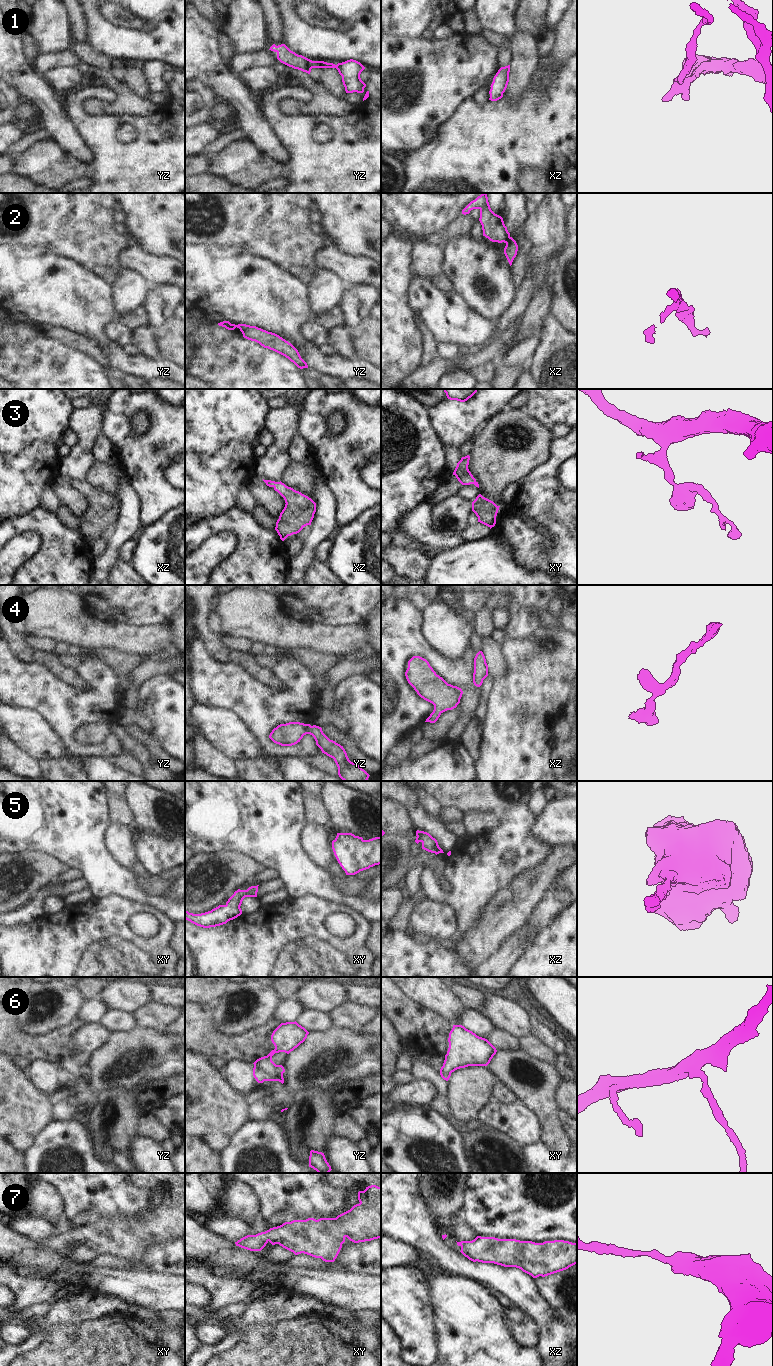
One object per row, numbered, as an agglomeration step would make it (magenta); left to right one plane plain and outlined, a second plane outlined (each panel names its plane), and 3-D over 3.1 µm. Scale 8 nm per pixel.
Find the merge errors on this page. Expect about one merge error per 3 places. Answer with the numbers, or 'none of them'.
2.

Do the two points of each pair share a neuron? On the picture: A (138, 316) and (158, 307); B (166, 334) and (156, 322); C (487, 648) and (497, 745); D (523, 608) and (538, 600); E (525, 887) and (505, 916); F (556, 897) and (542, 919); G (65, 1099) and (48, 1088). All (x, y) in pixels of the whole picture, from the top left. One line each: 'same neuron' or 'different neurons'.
A: different neurons
B: different neurons
C: different neurons
D: same neuron
E: same neuron
F: same neuron
G: different neurons

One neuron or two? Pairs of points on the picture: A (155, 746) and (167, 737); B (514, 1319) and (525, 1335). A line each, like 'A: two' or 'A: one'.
A: two
B: one

